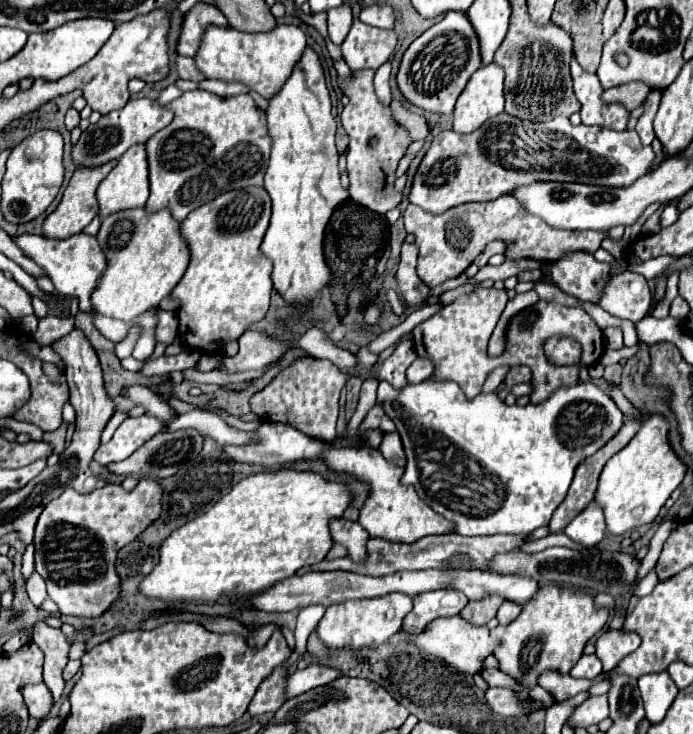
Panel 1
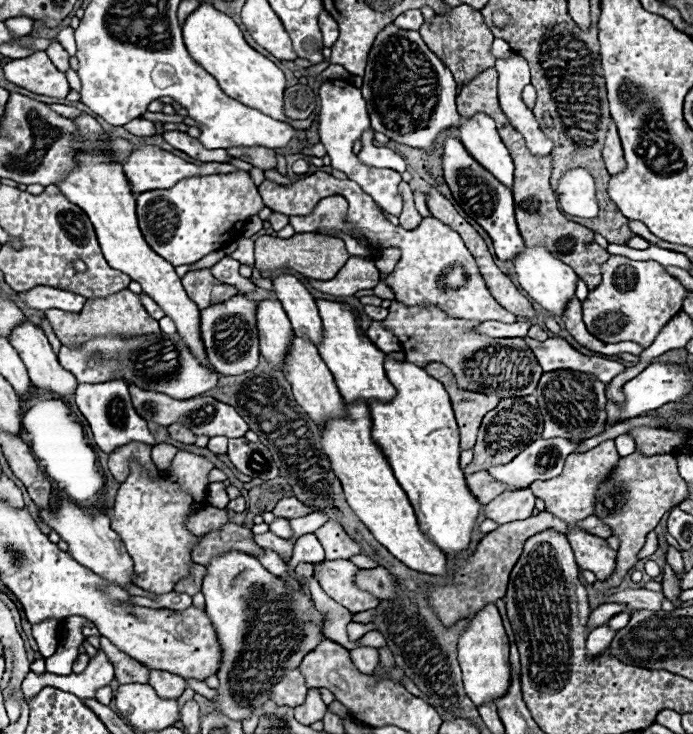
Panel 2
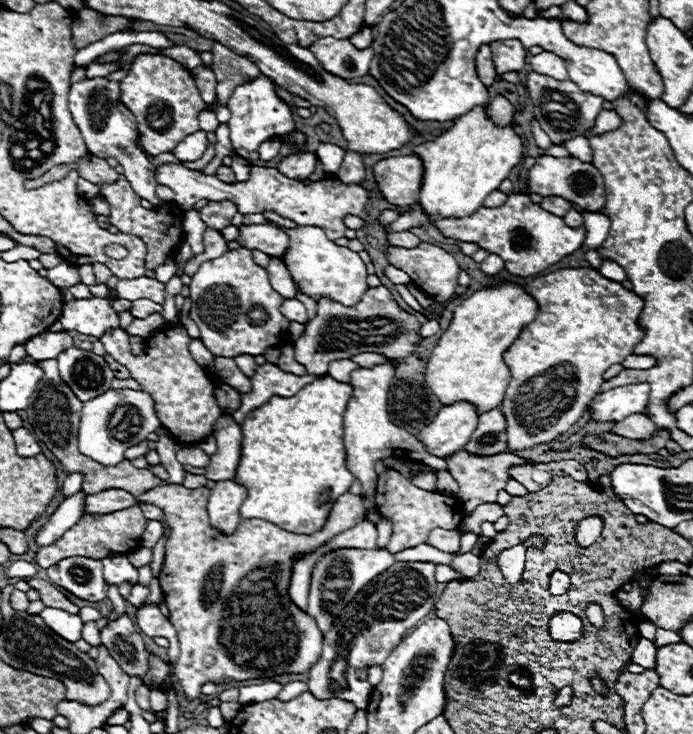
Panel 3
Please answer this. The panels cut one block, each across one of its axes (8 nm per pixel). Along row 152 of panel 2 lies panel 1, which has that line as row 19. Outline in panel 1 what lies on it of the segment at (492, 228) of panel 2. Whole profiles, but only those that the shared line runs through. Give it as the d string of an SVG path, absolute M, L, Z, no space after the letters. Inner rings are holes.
M446 12L438 24L418 36L406 50L398 70L398 86L404 98L414 106L420 106L426 112L452 114L468 78L480 66L480 42L466 12Z

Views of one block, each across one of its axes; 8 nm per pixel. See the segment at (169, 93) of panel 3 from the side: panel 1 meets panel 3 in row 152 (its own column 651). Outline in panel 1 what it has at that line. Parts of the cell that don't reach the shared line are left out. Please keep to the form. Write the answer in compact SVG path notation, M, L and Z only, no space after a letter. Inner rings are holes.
M506 112L490 118L482 124L482 128L472 134L456 134L454 130L440 132L430 150L426 152L410 190L408 200L420 206L426 212L442 214L458 204L466 202L488 202L500 196L512 194L520 186L528 186L532 182L582 182L582 184L598 184L598 186L626 186L632 180L648 174L648 168L654 160L654 152L650 146L642 146L636 130L616 132L602 126L572 126L568 118L560 116L550 122L528 122L514 118ZM498 144L516 144L516 154L502 152Z

